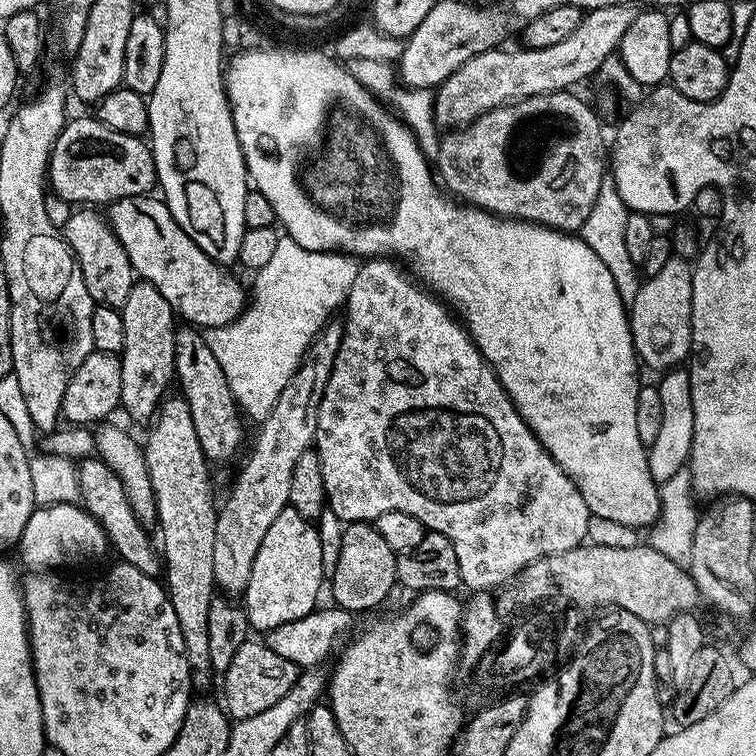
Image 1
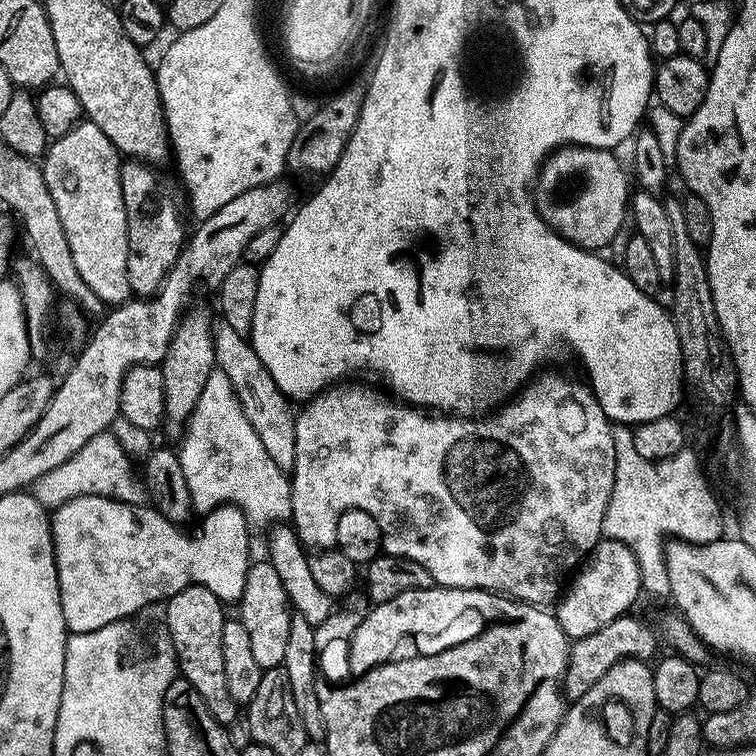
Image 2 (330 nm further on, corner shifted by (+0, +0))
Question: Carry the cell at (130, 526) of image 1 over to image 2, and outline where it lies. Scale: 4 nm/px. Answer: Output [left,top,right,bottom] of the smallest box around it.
[164,584,238,726]

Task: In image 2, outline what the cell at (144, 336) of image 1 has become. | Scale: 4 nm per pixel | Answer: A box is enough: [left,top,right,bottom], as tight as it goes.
[120,158,186,298]

